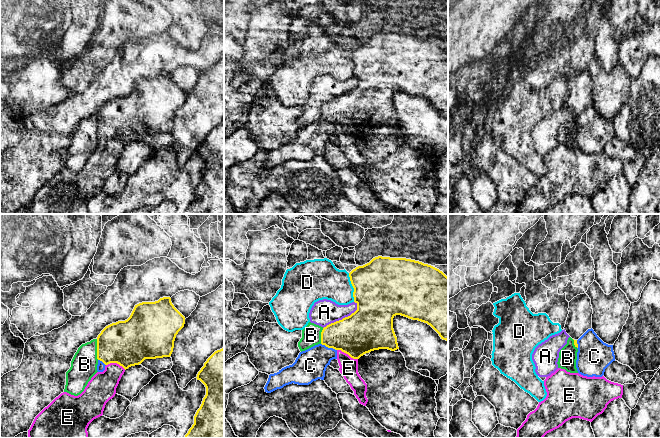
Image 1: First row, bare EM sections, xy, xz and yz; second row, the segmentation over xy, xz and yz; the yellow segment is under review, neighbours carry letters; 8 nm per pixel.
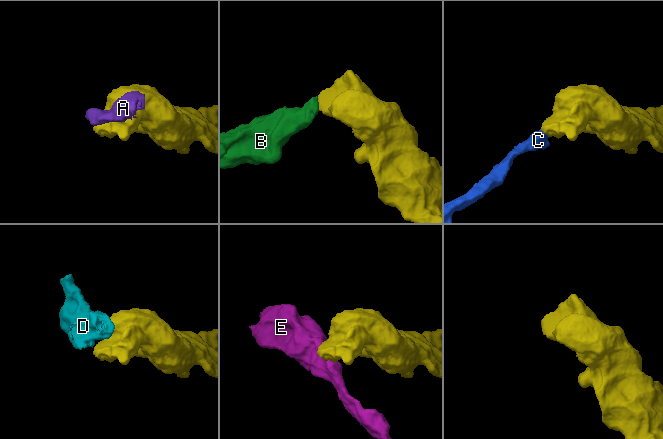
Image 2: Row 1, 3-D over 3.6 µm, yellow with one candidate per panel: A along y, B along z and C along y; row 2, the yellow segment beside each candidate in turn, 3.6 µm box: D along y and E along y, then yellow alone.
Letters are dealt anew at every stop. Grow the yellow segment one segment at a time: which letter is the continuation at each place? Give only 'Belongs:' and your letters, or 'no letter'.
Belongs: C

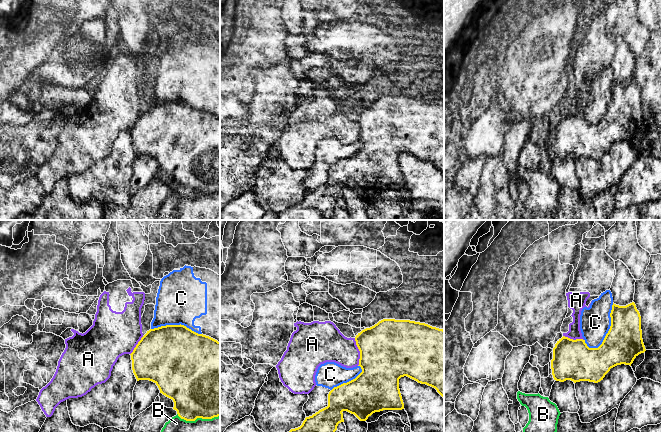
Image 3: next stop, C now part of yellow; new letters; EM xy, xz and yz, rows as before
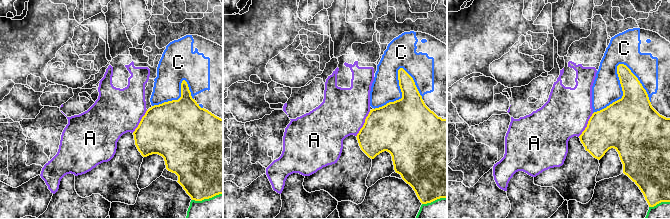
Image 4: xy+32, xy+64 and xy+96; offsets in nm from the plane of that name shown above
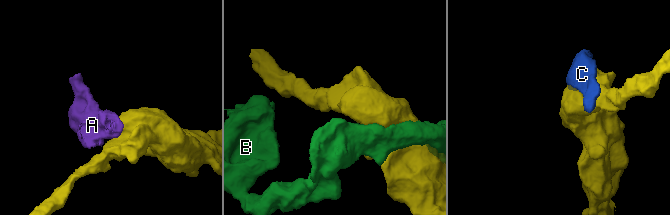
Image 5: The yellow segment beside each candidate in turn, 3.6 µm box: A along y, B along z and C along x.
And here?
Belongs: no letter

